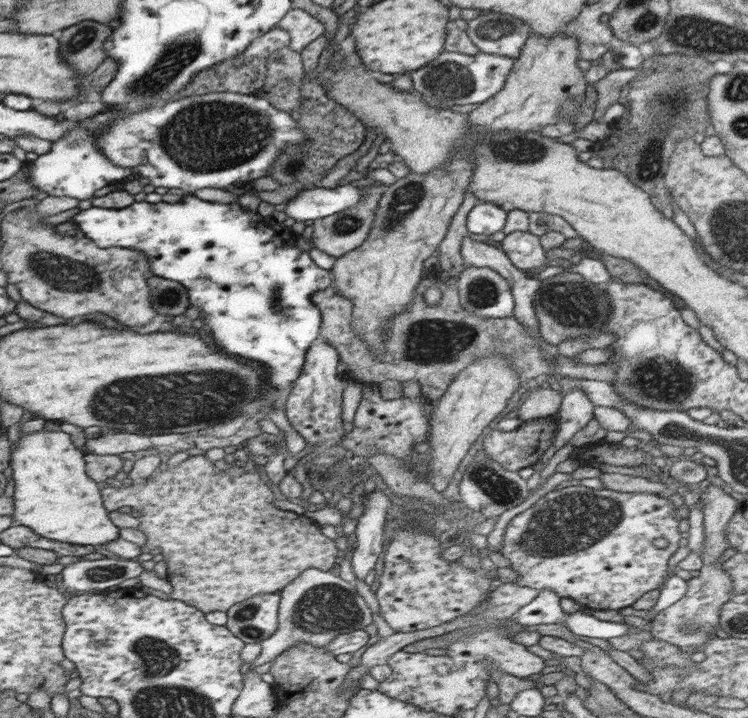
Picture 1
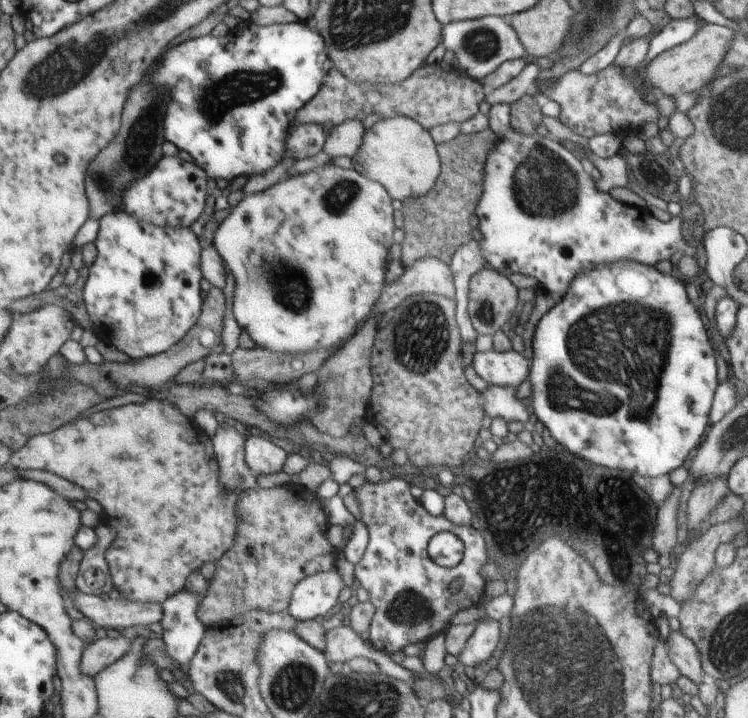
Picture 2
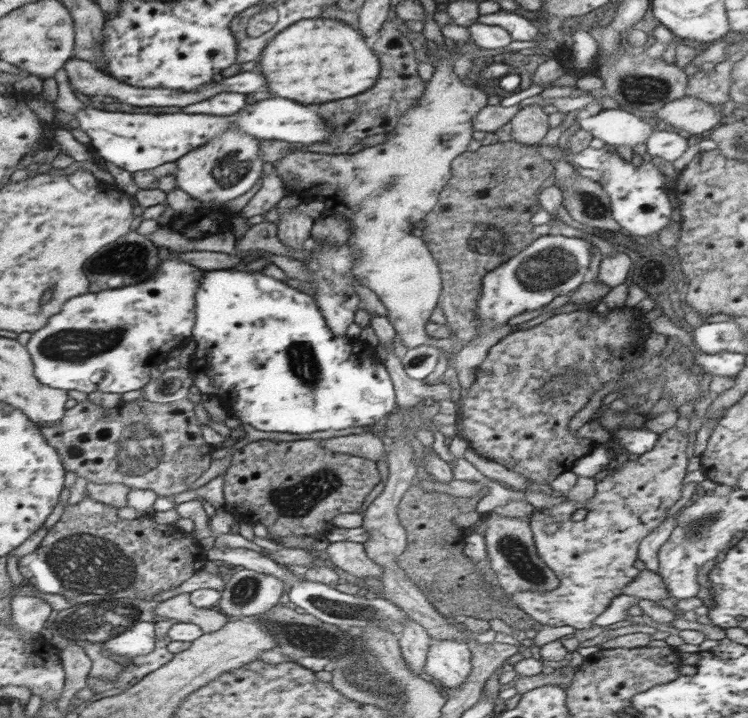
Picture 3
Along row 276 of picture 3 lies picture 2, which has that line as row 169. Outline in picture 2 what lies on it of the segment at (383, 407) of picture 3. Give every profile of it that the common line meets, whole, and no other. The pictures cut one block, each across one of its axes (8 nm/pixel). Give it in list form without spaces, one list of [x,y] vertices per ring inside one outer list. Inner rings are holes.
[[[248,21],[230,30],[223,37],[206,35],[192,40],[182,41],[178,45],[175,44],[175,47],[171,48],[156,68],[148,74],[148,80],[150,80],[150,84],[158,92],[164,92],[168,96],[166,98],[168,104],[166,104],[166,114],[164,114],[163,121],[165,141],[171,142],[176,148],[190,154],[194,158],[196,165],[200,166],[210,179],[218,180],[218,178],[224,178],[224,180],[230,182],[233,179],[240,178],[240,176],[252,177],[264,174],[264,172],[272,170],[284,158],[286,140],[290,134],[288,128],[290,128],[291,123],[296,125],[296,121],[294,120],[296,118],[296,112],[304,107],[306,102],[310,102],[314,96],[317,96],[321,88],[320,85],[333,67],[334,64],[325,49],[324,39],[315,28],[311,29],[298,21],[268,25],[265,27]]]

